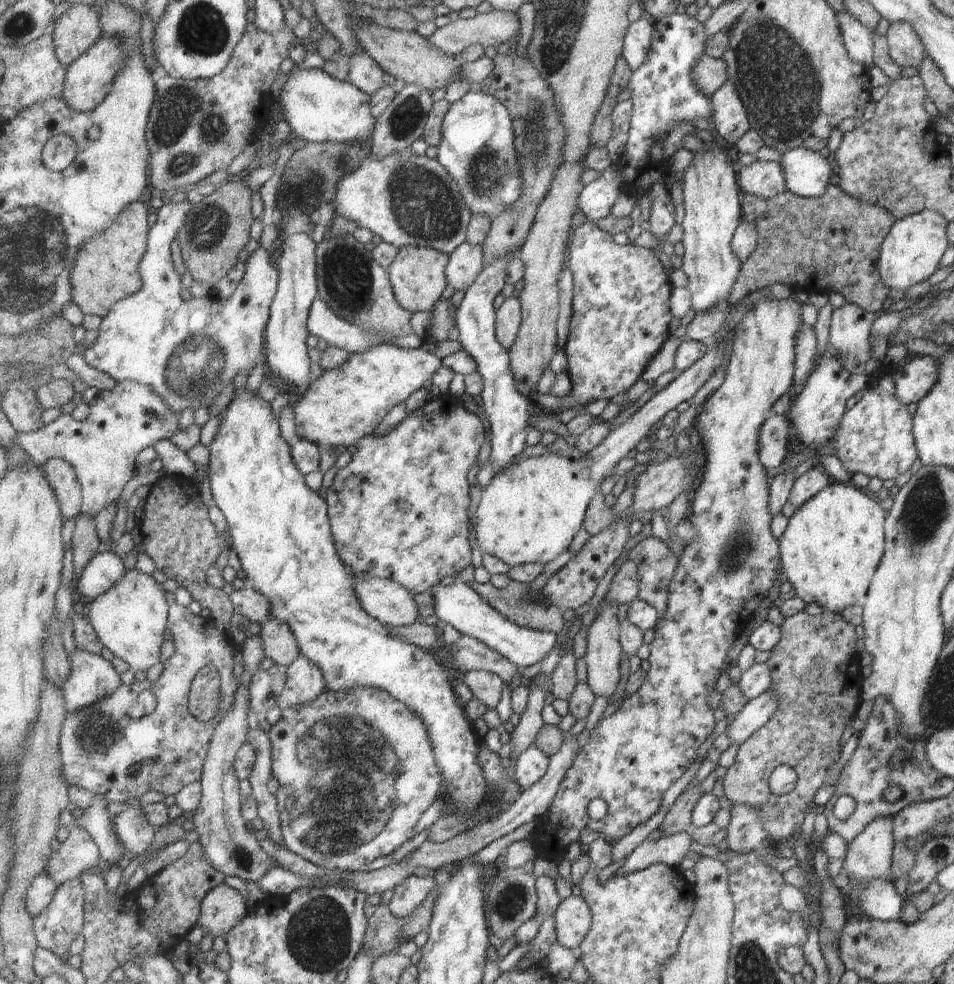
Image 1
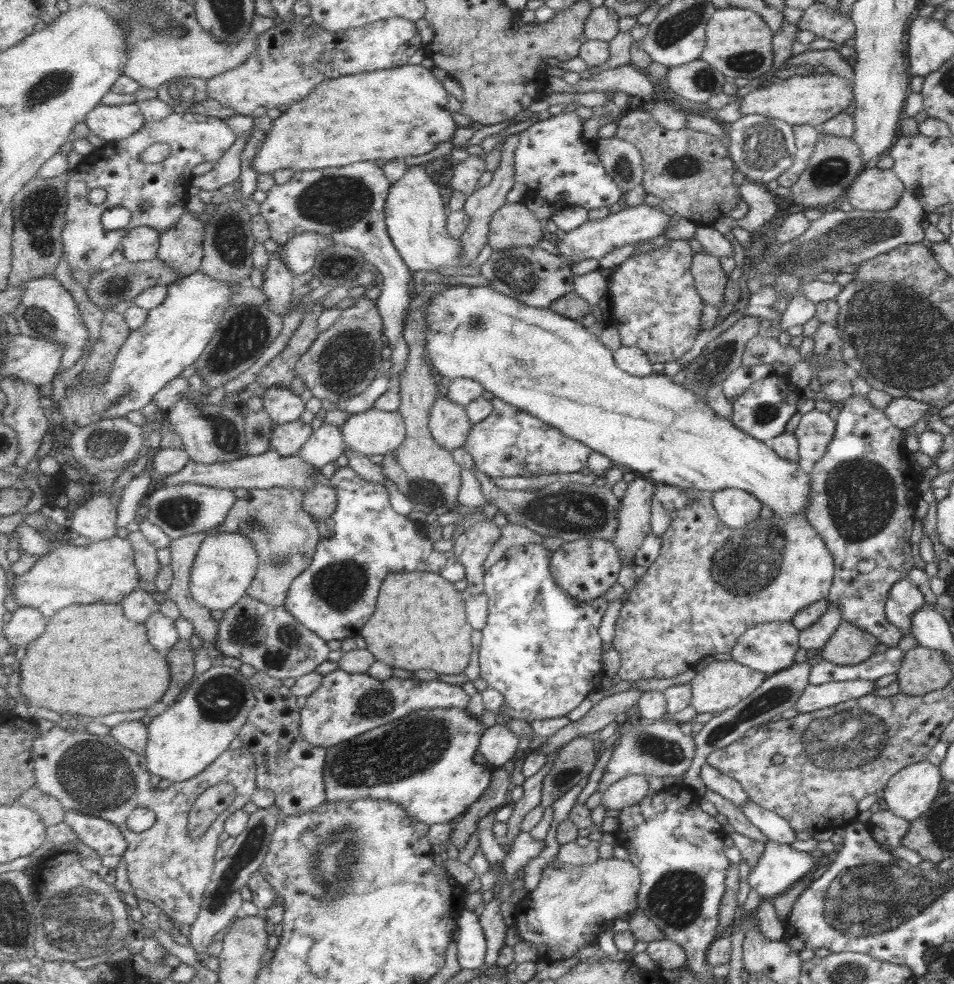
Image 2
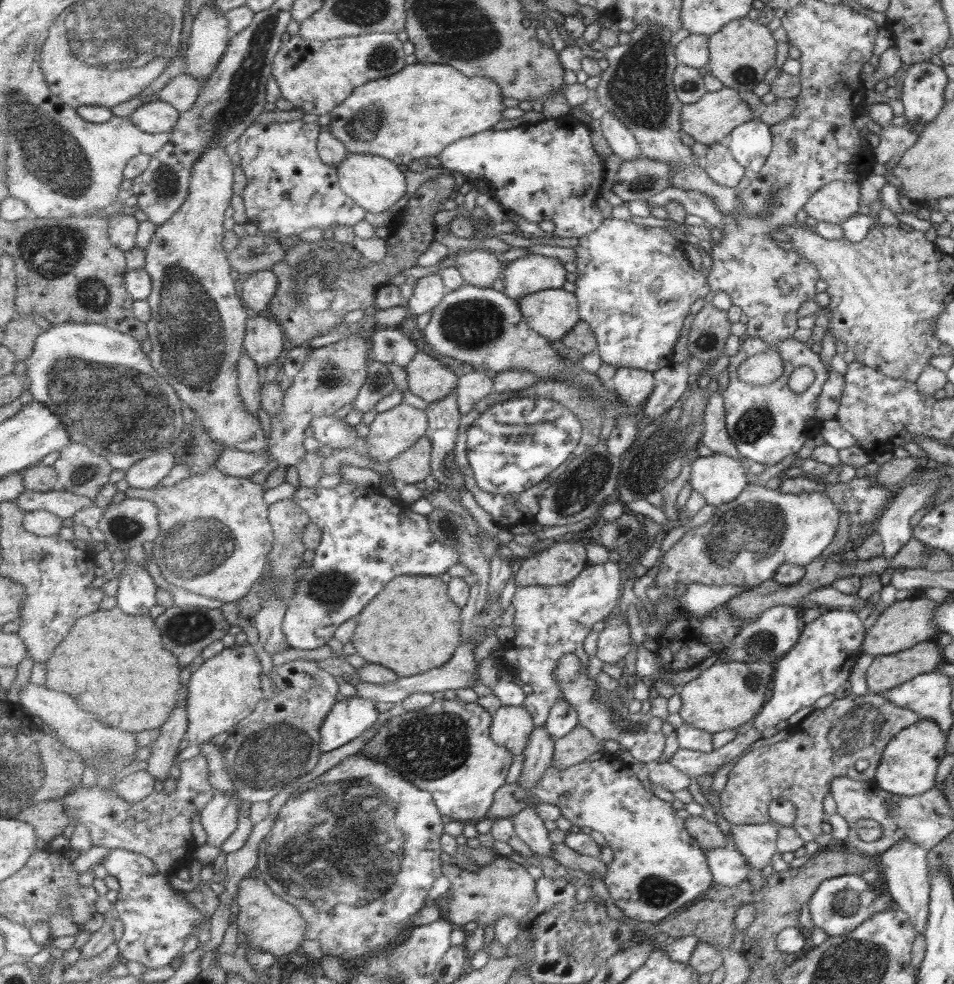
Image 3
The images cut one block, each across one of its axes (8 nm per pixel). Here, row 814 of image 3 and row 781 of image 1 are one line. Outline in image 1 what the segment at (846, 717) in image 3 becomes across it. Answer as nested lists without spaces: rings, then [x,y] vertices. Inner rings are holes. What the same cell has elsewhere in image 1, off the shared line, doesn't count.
[[[803,611],[797,612],[783,620],[779,642],[769,650],[769,658],[762,660],[769,668],[769,678],[771,678],[769,690],[777,698],[773,716],[739,745],[735,760],[727,768],[721,781],[723,796],[732,804],[757,806],[761,824],[771,844],[781,843],[799,834],[809,803],[813,801],[817,790],[826,782],[827,766],[835,758],[839,758],[841,734],[846,724],[856,714],[862,699],[860,682],[863,677],[860,665],[864,658],[860,657],[855,649],[858,637],[859,629],[842,620],[838,614],[822,612],[819,615],[809,616]],[[780,765],[791,768],[797,775],[797,781],[795,788],[789,794],[775,796],[768,790],[768,778],[774,768]]]

